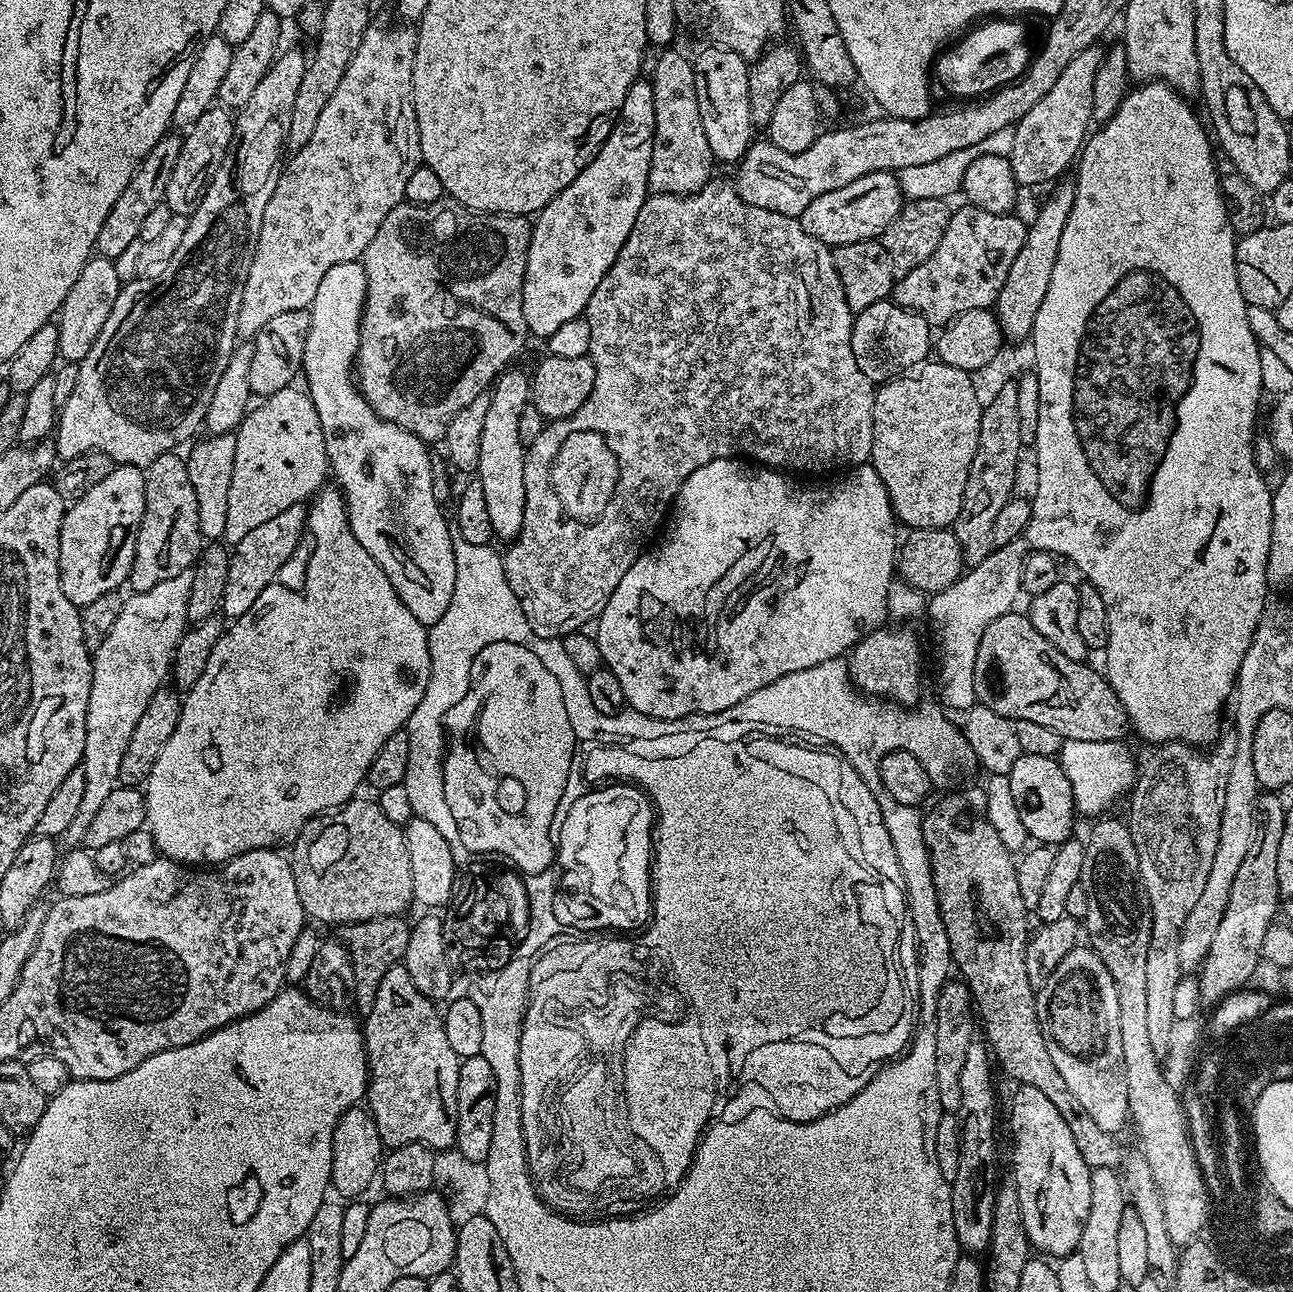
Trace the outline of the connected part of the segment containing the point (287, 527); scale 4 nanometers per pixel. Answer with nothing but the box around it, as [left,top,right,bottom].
[220,504,306,621]

